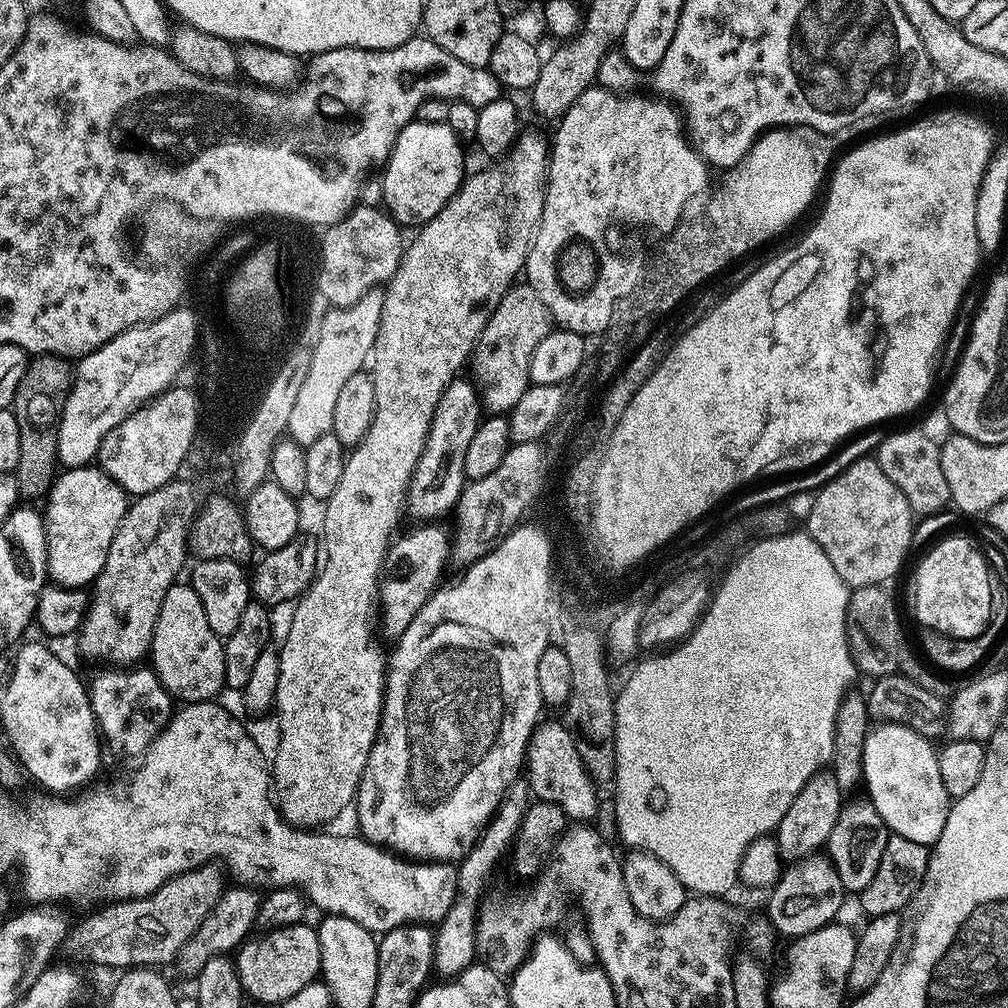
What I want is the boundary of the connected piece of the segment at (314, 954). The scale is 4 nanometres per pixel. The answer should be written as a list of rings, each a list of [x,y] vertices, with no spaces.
[[[305,922],[285,924],[283,928],[275,928],[273,932],[261,935],[257,944],[244,948],[240,957],[235,957],[236,971],[240,973],[240,982],[249,997],[254,996],[264,1004],[279,1005],[280,1001],[298,994],[308,984],[313,983],[321,975],[320,963],[322,950],[320,949],[320,934],[315,927]]]

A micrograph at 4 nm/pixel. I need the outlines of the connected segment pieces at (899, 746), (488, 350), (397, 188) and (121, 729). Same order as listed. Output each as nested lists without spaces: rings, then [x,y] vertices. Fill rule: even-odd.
[[[885,725],[873,727],[869,731],[866,742],[864,743],[864,775],[862,777],[866,784],[868,782],[867,797],[875,805],[878,812],[882,814],[889,833],[901,836],[902,838],[910,838],[912,842],[922,842],[929,846],[935,845],[936,839],[942,834],[942,826],[946,826],[946,818],[948,817],[950,807],[950,798],[946,794],[946,786],[942,786],[942,774],[938,774],[938,752],[935,747],[932,749],[932,744],[933,741],[929,737],[919,736],[916,732],[904,726]]]
[[[526,282],[513,283],[494,306],[482,334],[472,349],[470,380],[478,389],[479,402],[489,413],[507,414],[530,386],[528,371],[538,342],[550,331],[550,317],[538,294]]]
[[[413,122],[407,124],[400,132],[395,147],[389,157],[384,175],[384,203],[388,216],[400,226],[405,224],[416,224],[423,226],[430,223],[437,214],[450,202],[450,198],[459,190],[466,179],[464,172],[464,152],[460,137],[454,134],[454,130],[447,122],[443,124],[422,124]]]
[[[136,666],[123,672],[126,673],[104,674],[90,684],[92,715],[99,731],[104,731],[105,738],[134,758],[148,748],[153,737],[172,719],[174,700],[160,685],[151,667]]]

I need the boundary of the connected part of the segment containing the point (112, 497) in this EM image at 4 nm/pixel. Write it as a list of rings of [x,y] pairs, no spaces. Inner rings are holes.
[[[89,466],[61,471],[52,481],[46,503],[48,512],[43,517],[48,538],[48,576],[56,579],[53,581],[57,585],[83,589],[99,576],[110,542],[114,542],[114,534],[128,510],[129,497],[103,468]]]

